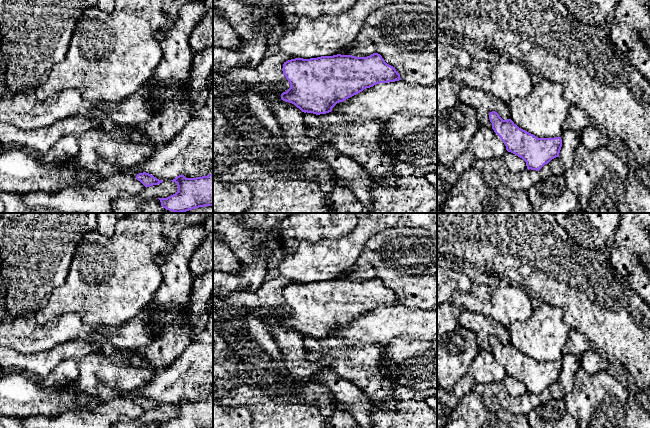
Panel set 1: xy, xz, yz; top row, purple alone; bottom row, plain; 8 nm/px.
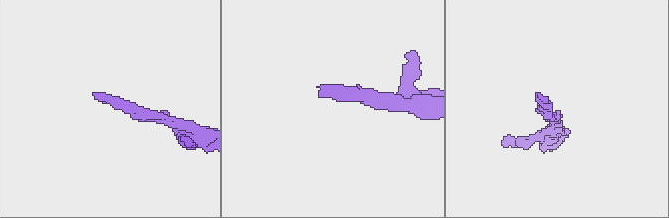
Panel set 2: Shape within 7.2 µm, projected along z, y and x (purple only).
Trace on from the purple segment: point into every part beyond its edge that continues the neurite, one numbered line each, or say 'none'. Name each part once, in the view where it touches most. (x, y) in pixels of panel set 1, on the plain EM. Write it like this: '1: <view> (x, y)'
none

